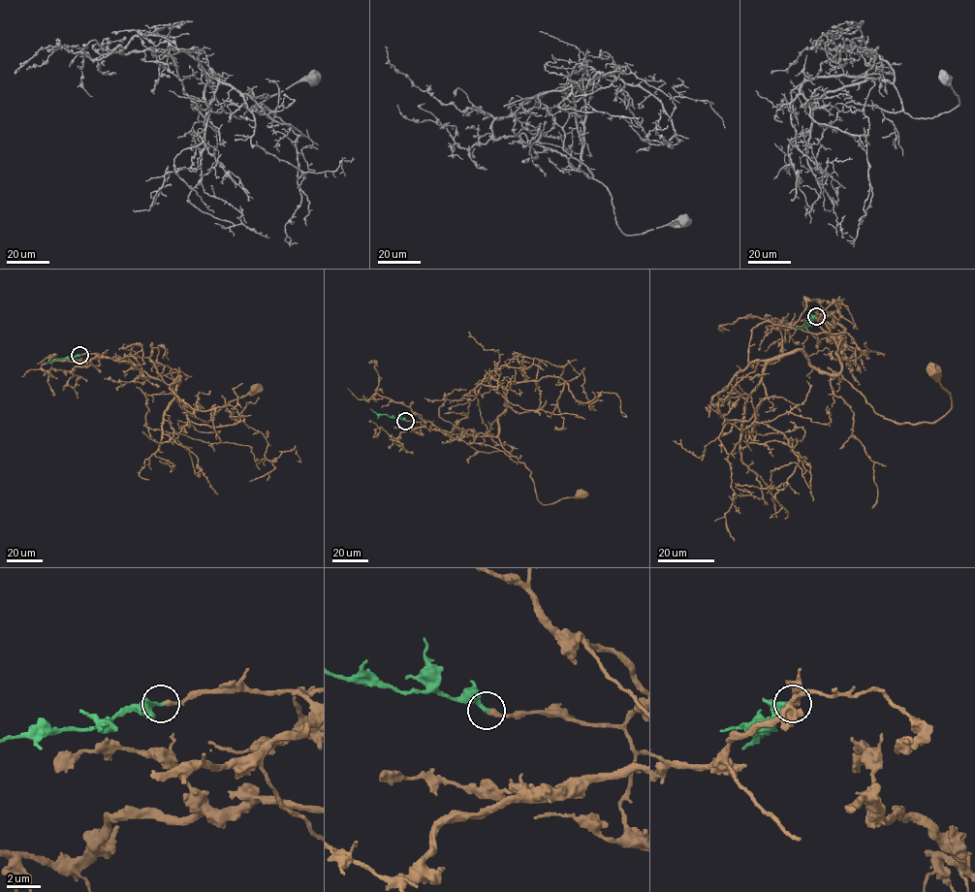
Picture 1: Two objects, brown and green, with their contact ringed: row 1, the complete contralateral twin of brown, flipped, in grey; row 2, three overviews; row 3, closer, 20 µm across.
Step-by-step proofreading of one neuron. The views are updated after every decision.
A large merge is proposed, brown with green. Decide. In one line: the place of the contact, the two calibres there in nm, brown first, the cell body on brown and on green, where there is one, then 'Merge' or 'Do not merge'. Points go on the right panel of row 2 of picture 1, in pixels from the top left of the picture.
Place: (816, 316). Thickness 280 nm (brown) against 260 nm. Soma of brown: (932, 370). Soma of green: none. Merge

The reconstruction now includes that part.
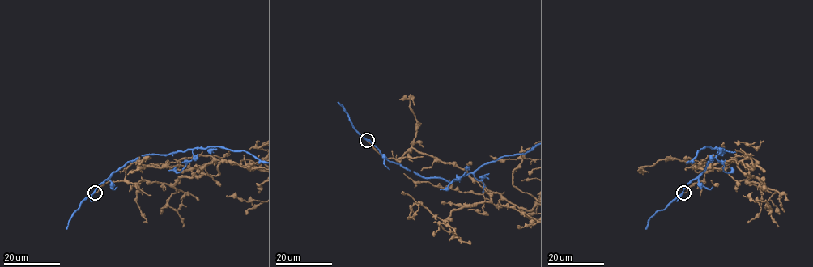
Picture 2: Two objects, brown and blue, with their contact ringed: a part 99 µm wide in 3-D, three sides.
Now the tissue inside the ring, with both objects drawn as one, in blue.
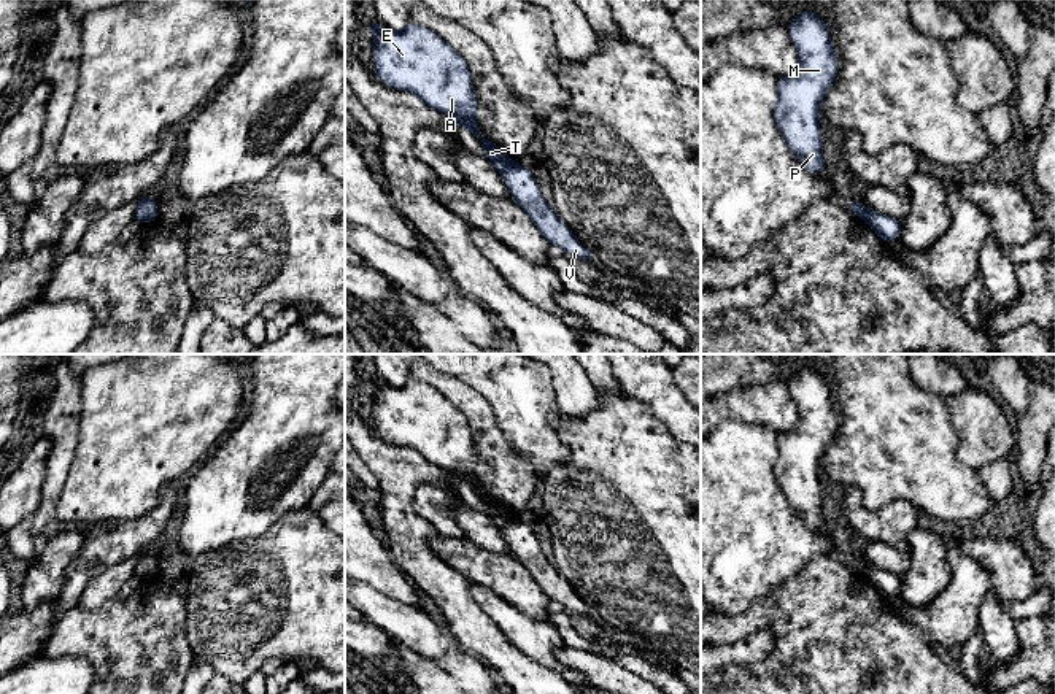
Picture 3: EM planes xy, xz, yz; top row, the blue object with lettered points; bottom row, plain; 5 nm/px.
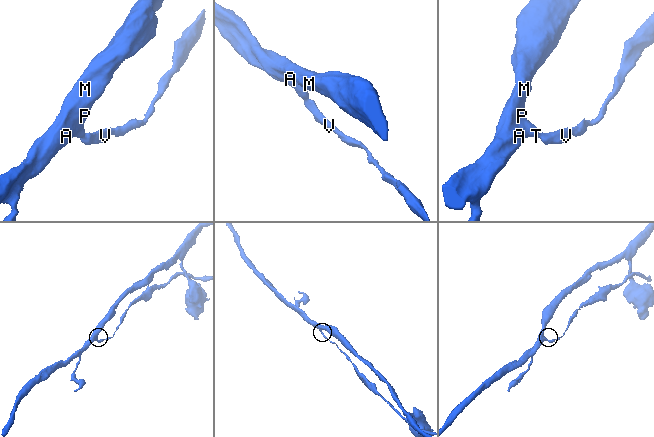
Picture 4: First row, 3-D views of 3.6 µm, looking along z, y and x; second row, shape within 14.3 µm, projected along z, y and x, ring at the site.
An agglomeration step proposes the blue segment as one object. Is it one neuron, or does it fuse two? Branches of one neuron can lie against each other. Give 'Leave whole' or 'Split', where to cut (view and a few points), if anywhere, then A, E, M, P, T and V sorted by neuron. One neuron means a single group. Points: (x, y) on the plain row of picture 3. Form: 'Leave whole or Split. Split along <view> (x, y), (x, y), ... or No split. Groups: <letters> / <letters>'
Split. Split along xz (512, 516), (499, 526). Groups: A E M P T / V

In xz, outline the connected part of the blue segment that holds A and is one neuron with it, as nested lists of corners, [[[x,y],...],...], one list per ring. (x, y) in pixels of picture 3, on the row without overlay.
[[[412,376],[402,387],[388,386],[375,378],[367,380],[373,387],[375,430],[383,440],[415,449],[429,464],[469,484],[497,526],[512,518],[480,486],[472,432],[459,408]]]

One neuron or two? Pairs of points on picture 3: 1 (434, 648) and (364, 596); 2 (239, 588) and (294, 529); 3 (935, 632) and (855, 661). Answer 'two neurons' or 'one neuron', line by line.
1: one neuron
2: one neuron
3: two neurons

